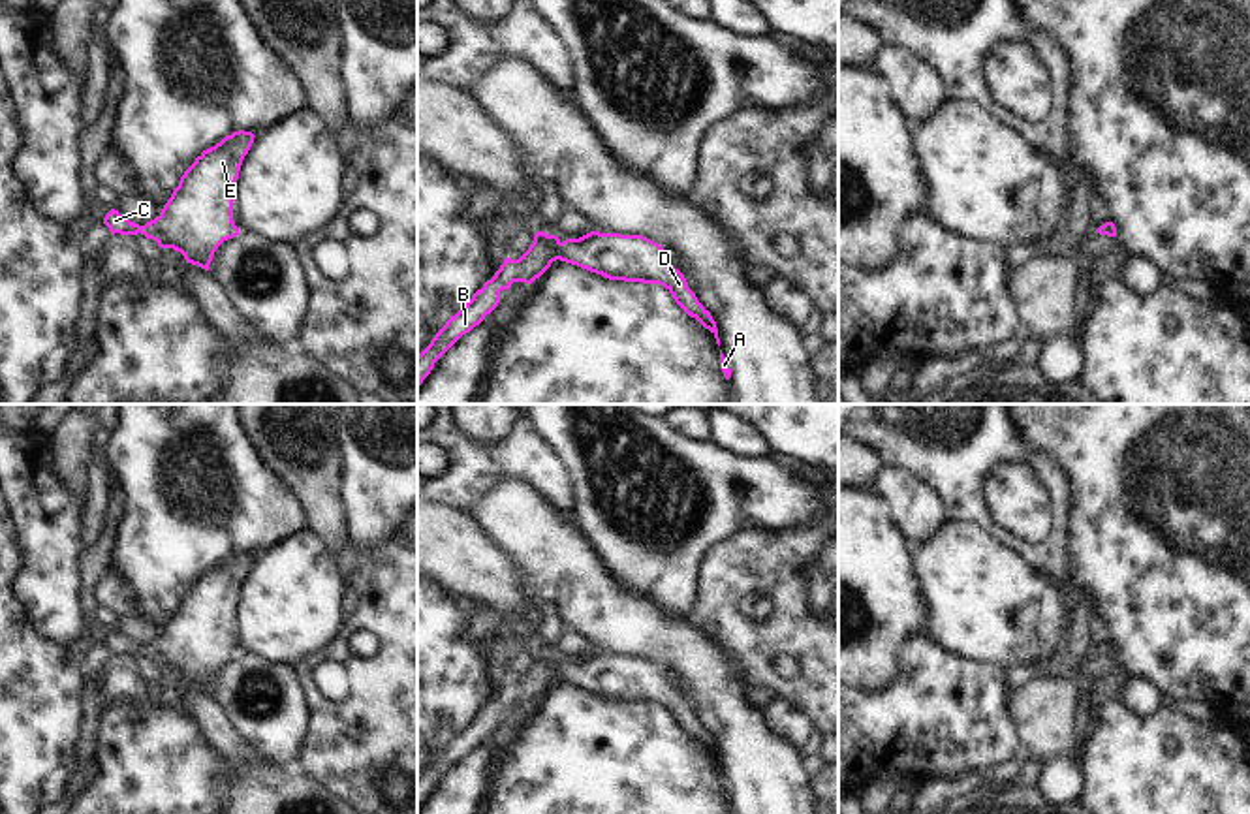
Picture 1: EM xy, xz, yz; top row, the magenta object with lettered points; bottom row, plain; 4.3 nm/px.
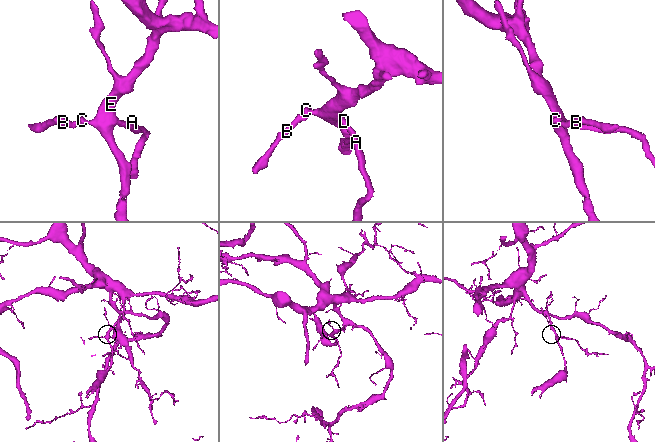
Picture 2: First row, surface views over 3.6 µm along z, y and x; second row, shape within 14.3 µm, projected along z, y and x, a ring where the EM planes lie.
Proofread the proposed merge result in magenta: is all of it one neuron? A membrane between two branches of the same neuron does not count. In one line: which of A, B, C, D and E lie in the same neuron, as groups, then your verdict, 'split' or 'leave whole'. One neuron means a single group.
A B C D E; leave whole

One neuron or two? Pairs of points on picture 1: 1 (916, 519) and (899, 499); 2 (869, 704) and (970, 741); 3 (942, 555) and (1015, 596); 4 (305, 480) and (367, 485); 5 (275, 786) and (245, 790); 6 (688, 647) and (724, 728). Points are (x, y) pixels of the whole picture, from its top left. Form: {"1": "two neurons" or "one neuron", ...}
{"1": "one neuron", "2": "one neuron", "3": "one neuron", "4": "two neurons", "5": "one neuron", "6": "one neuron"}

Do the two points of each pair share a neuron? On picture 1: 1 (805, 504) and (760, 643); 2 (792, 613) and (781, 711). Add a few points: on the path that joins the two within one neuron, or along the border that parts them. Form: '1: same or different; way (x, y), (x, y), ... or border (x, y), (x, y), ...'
1: different; border (818, 521), (794, 529), (752, 529)
2: different; border (775, 698), (799, 709), (816, 730)

